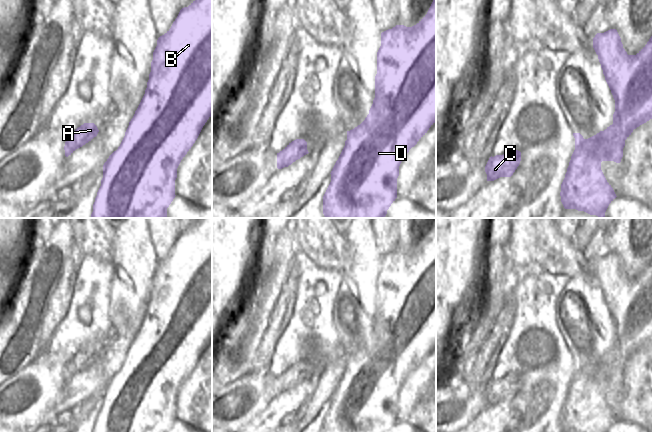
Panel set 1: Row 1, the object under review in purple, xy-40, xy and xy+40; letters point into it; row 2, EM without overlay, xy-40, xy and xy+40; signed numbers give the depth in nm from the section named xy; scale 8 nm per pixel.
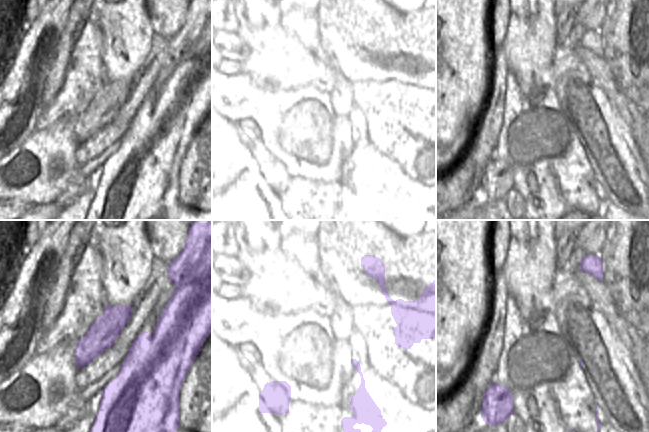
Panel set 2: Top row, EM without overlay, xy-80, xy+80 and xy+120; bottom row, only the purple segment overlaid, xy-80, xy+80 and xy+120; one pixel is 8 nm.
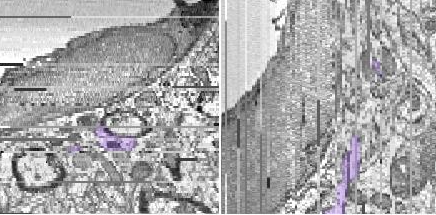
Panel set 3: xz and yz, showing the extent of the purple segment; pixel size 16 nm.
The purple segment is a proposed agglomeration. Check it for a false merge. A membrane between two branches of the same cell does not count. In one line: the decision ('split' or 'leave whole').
split

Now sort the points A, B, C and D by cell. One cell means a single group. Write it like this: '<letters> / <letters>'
A B D / C

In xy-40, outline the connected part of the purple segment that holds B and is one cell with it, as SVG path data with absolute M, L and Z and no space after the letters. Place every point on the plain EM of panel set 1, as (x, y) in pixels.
M202 218L188 231L180 234L171 252L157 264L157 270L153 276L151 296L147 306L145 318L135 335L135 338L125 356L125 360L116 375L114 375L103 389L103 402L97 416L93 432L168 432L175 422L175 404L177 392L181 384L191 373L197 364L203 350L212 340L212 218Z

